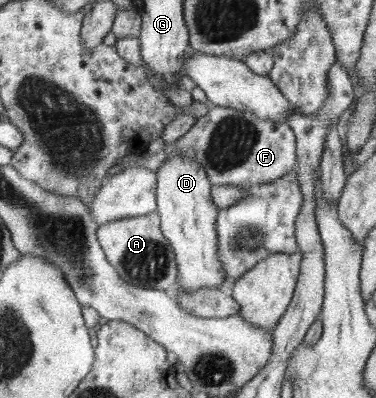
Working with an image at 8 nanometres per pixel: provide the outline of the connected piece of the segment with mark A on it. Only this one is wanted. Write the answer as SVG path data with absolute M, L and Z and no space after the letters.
M160 213L115 220L98 228L98 240L110 262L127 283L145 289L174 290L179 283L178 259L162 230Z

